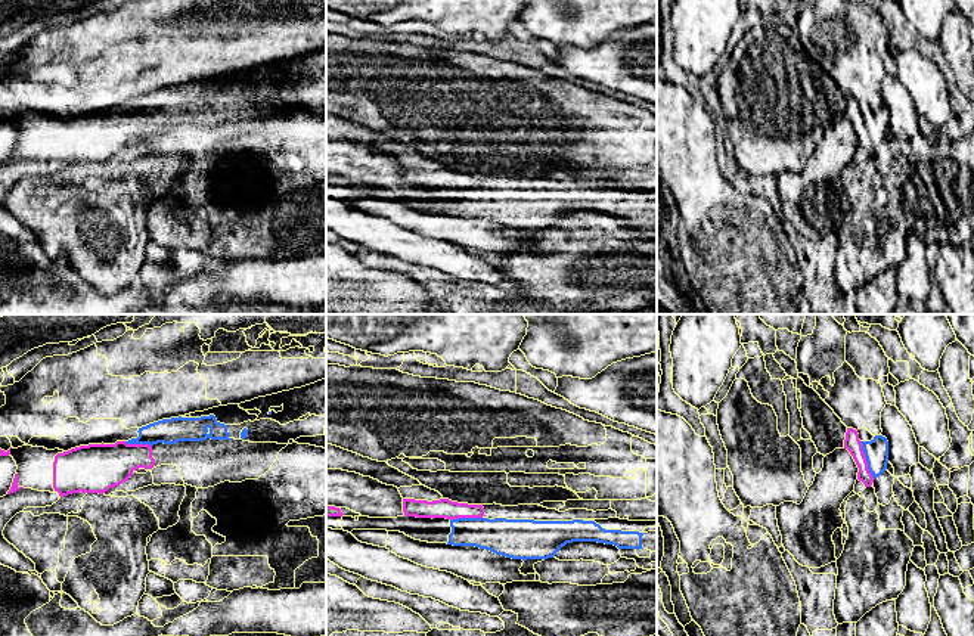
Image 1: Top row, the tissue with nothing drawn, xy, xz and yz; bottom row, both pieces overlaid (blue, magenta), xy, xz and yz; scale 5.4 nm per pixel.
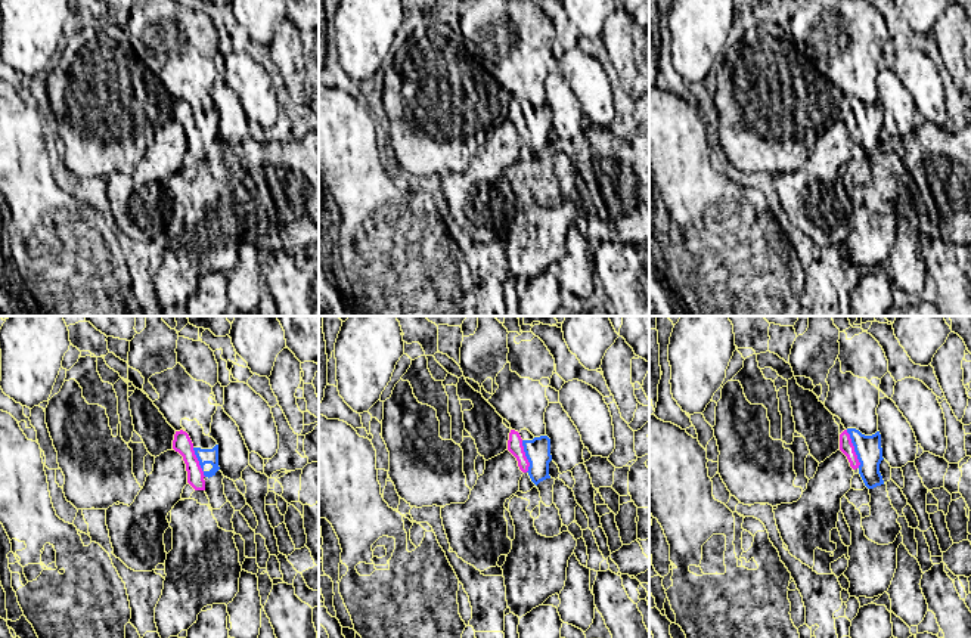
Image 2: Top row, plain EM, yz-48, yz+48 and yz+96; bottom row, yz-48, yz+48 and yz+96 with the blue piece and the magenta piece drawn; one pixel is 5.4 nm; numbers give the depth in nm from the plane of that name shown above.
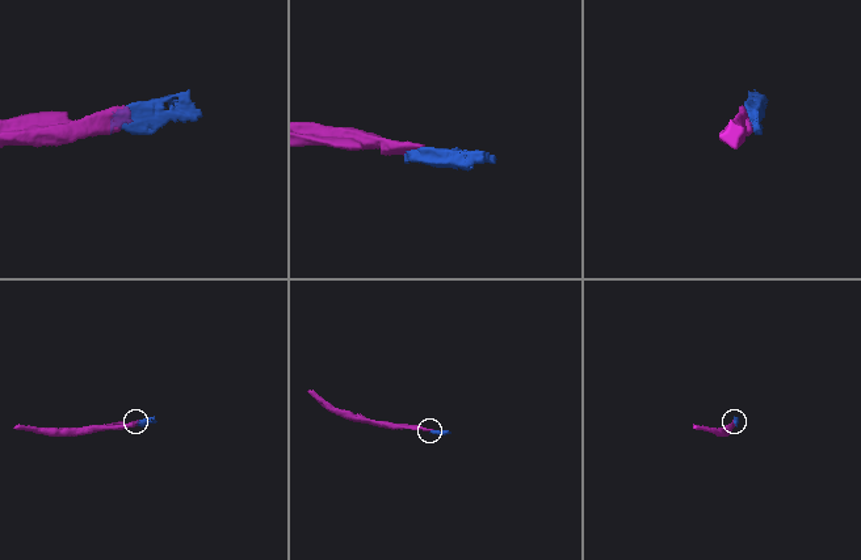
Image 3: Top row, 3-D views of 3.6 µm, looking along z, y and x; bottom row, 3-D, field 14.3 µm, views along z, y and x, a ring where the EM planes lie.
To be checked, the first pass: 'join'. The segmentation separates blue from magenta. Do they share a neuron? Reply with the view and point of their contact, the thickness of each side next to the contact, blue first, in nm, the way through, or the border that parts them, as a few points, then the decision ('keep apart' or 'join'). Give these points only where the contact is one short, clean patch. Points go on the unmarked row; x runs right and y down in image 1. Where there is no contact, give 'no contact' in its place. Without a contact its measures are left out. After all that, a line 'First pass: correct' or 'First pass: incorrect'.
meets blue in yz at (867, 130); 130 nm thick on the blue side, 90 nm on the other; runs through yz (875, 120), (867, 130), (852, 112); join
First pass: correct

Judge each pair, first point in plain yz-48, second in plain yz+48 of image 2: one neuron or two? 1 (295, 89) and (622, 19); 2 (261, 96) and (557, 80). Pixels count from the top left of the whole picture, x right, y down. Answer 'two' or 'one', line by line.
1: one
2: two

